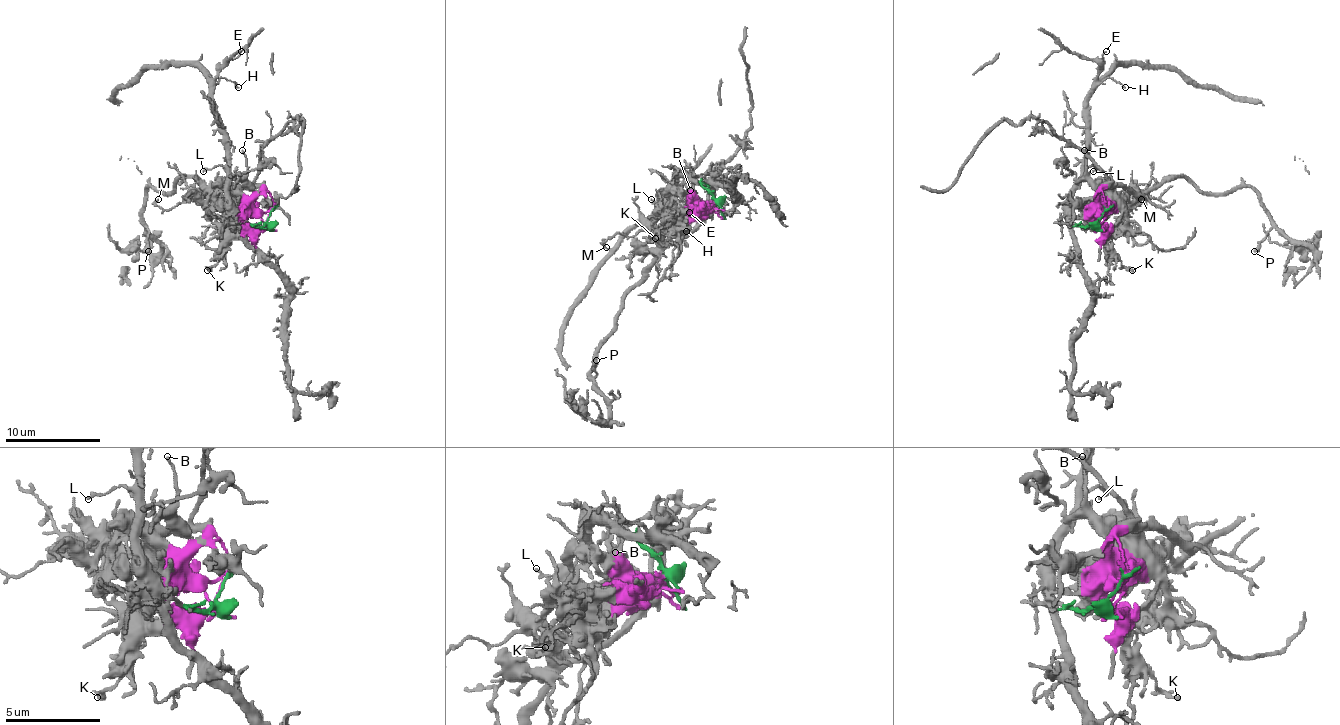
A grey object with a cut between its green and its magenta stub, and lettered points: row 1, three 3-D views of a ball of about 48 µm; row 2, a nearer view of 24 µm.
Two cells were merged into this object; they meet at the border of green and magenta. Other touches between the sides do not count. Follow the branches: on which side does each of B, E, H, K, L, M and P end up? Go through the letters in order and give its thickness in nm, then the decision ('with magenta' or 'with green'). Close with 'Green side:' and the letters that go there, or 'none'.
B: calibre 100 nm; with magenta
E: calibre 90 nm; with green
H: calibre 130 nm; with green
K: calibre 160 nm; with magenta
L: calibre 140 nm; with green
M: calibre 170 nm; with magenta
P: calibre 360 nm; with magenta
Green side: E, H, L

